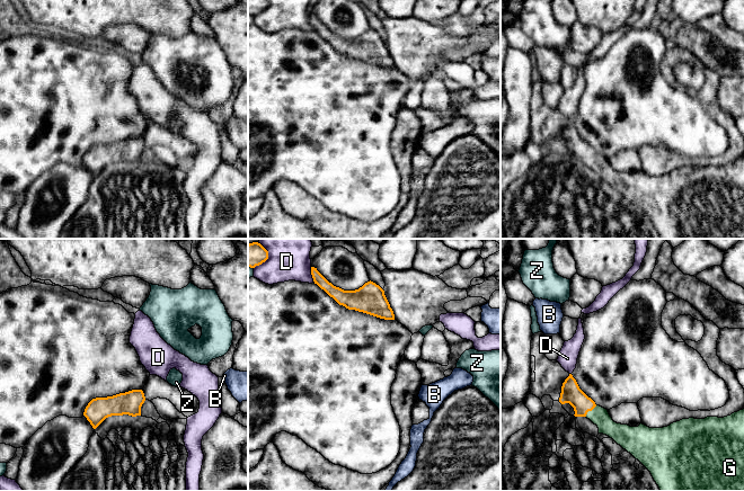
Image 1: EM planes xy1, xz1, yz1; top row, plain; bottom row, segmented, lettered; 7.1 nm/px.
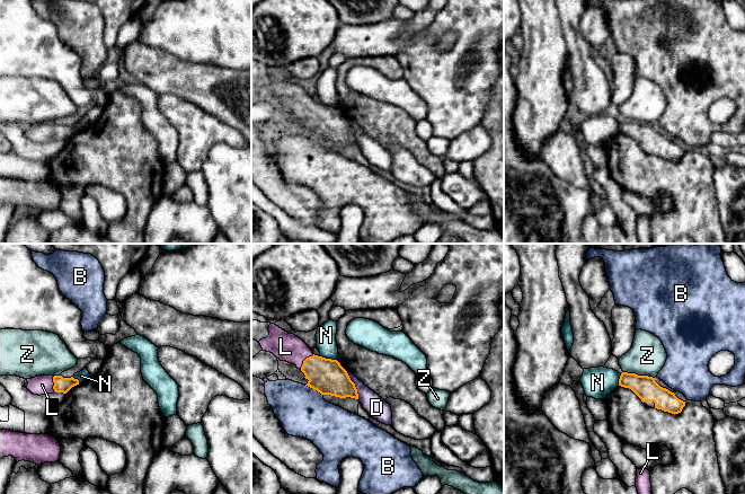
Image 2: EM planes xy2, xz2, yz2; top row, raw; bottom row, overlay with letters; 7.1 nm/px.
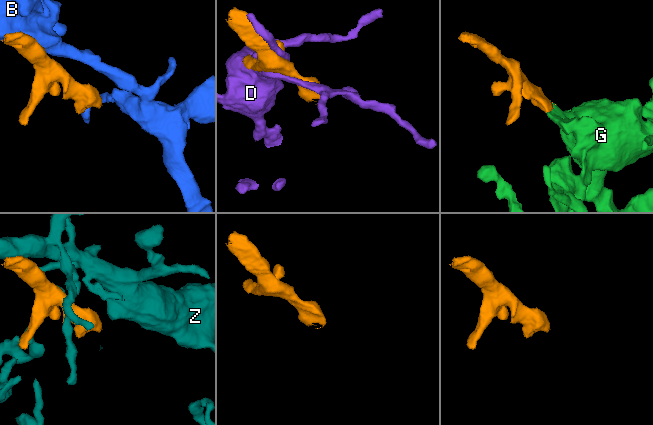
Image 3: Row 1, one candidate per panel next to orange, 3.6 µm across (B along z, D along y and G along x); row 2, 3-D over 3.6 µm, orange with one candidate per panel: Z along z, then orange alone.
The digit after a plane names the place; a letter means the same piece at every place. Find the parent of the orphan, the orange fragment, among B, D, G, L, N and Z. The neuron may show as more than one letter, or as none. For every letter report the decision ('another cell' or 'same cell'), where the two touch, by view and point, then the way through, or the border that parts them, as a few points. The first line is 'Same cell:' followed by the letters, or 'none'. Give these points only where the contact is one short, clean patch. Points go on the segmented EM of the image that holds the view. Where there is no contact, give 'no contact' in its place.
Same cell: G, L
B: another cell; meets orange in xz2 at (313, 389)
D: another cell; meets orange in xz2 at (354, 386)
G: same cell; meets orange in yz1 at (590, 410); runs through yz1 (570, 393), (590, 410), (599, 416)
L: same cell; meets orange in xz2 at (304, 360); runs through xz2 (326, 376), (304, 360), (295, 351), (285, 346)
N: another cell; meets orange in xz2 at (328, 359); border along xz2 (320, 355), (336, 360)
Z: another cell; meets orange in yz2 at (639, 376)

